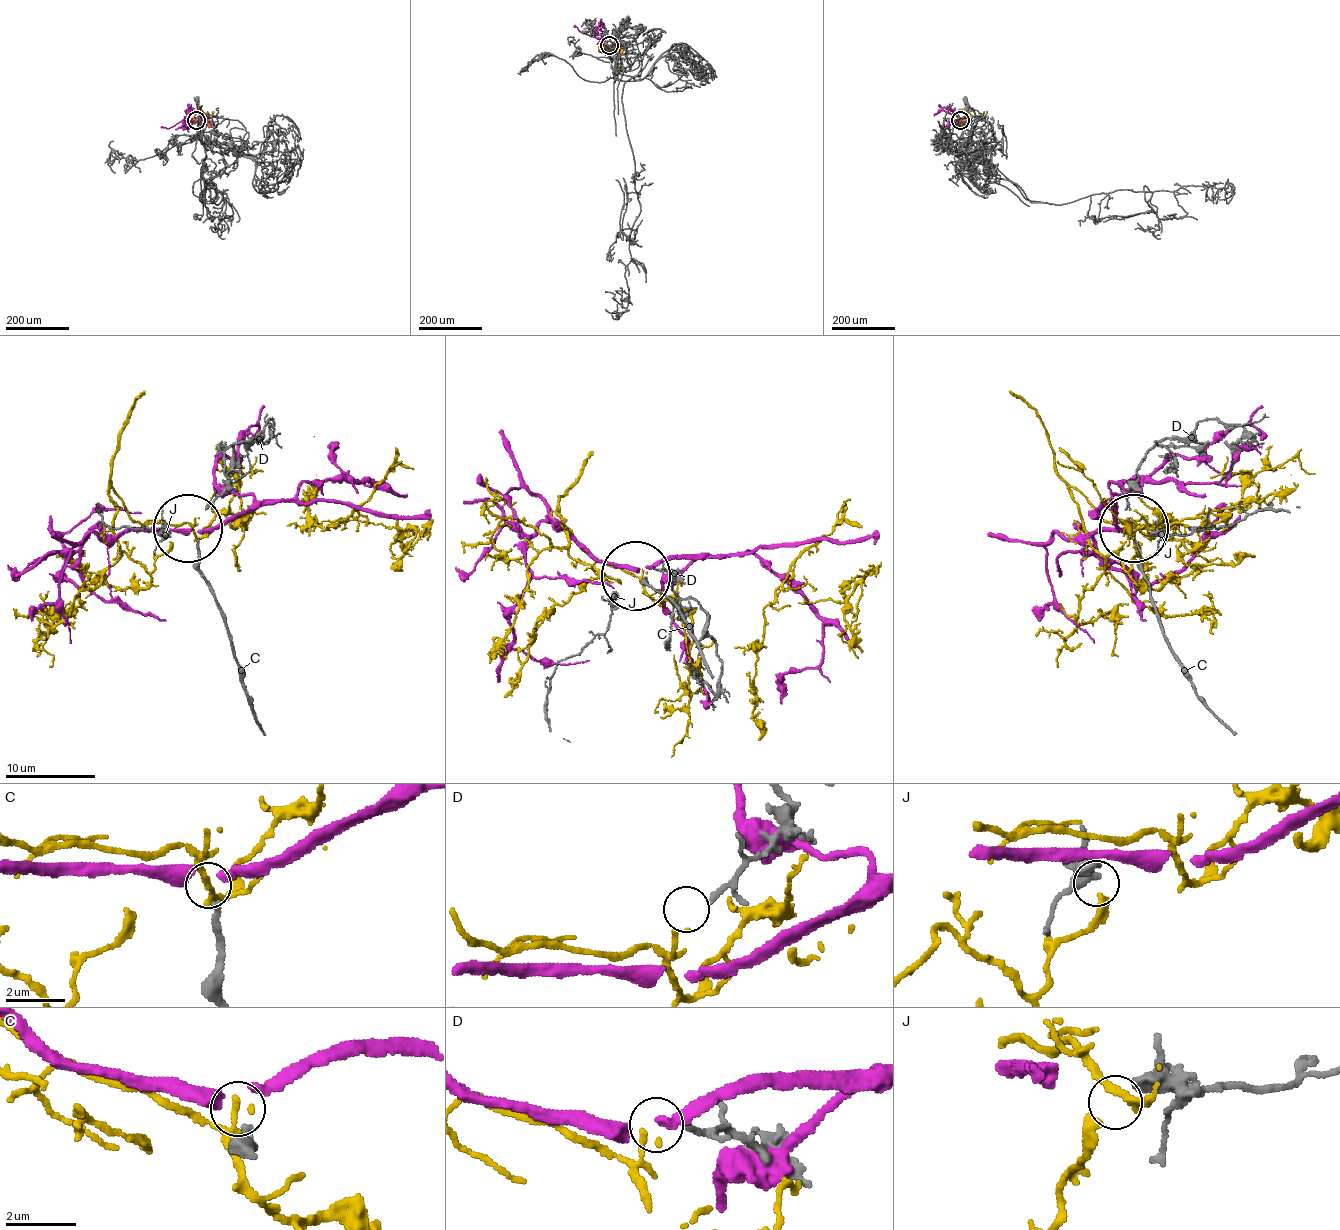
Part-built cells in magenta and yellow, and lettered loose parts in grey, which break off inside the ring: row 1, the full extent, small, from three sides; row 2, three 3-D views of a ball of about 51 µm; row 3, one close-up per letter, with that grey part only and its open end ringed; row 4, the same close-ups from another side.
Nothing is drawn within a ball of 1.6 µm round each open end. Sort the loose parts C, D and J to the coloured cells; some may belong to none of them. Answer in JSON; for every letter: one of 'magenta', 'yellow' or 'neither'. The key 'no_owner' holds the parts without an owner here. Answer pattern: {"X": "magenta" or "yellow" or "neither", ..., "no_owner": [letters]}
{"C": "neither", "D": "neither", "J": "yellow", "no_owner": ["C", "D"]}

